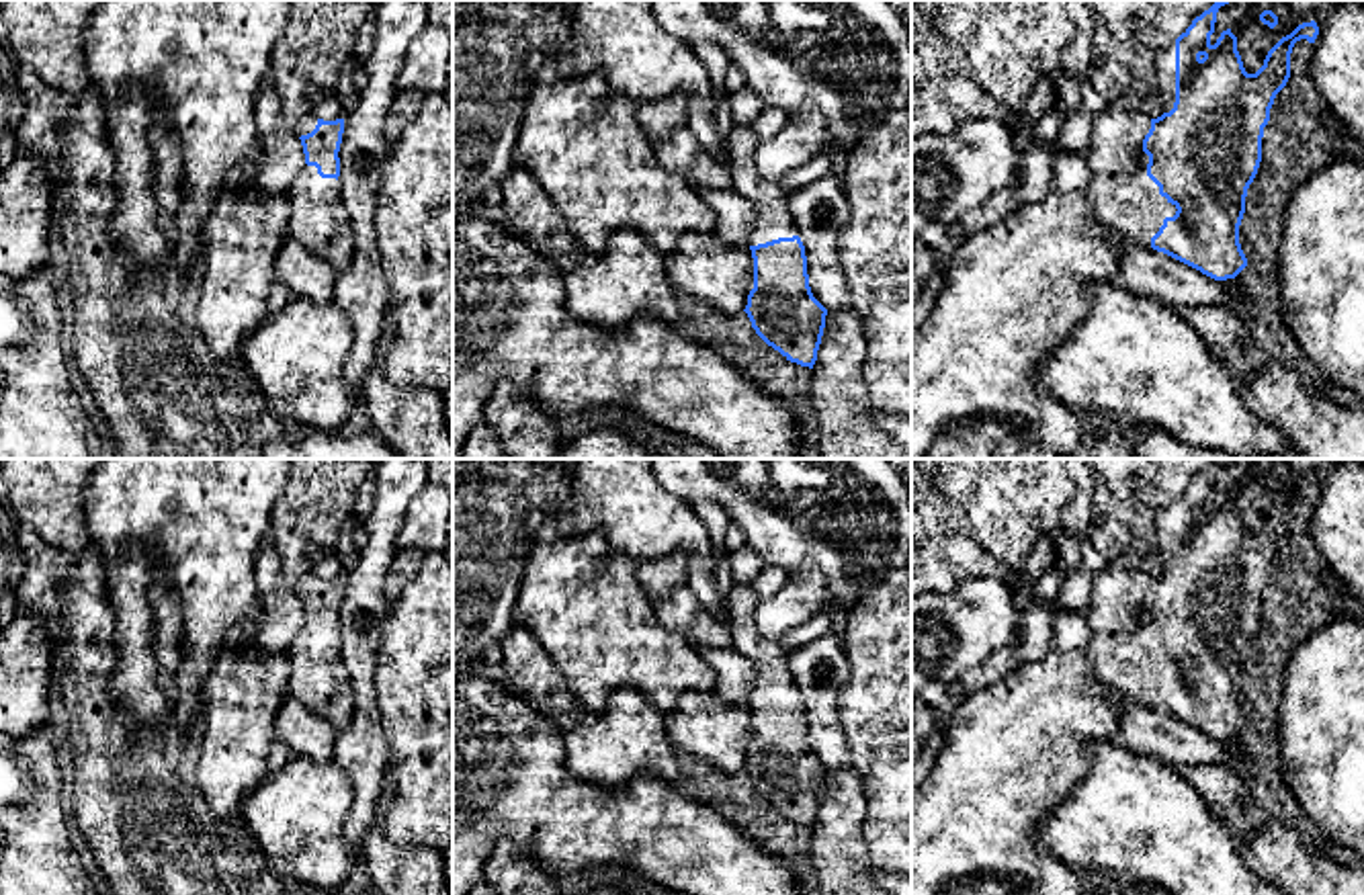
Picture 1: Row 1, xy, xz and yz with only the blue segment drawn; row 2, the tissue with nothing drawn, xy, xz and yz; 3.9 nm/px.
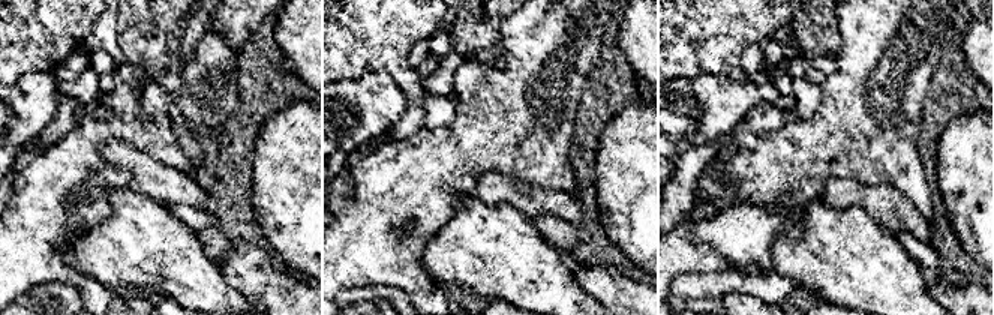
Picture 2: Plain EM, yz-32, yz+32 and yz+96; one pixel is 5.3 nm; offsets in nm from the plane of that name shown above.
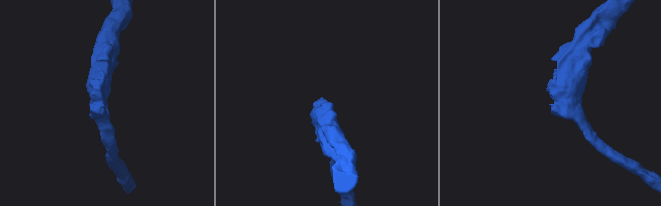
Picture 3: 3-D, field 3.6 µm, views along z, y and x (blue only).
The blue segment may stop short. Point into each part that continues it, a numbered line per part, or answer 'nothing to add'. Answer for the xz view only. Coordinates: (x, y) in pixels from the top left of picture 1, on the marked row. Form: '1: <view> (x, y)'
1: xz (769, 197)

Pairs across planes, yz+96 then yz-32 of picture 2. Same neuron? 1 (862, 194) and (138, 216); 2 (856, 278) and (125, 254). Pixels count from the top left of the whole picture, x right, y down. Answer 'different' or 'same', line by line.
1: different
2: same

